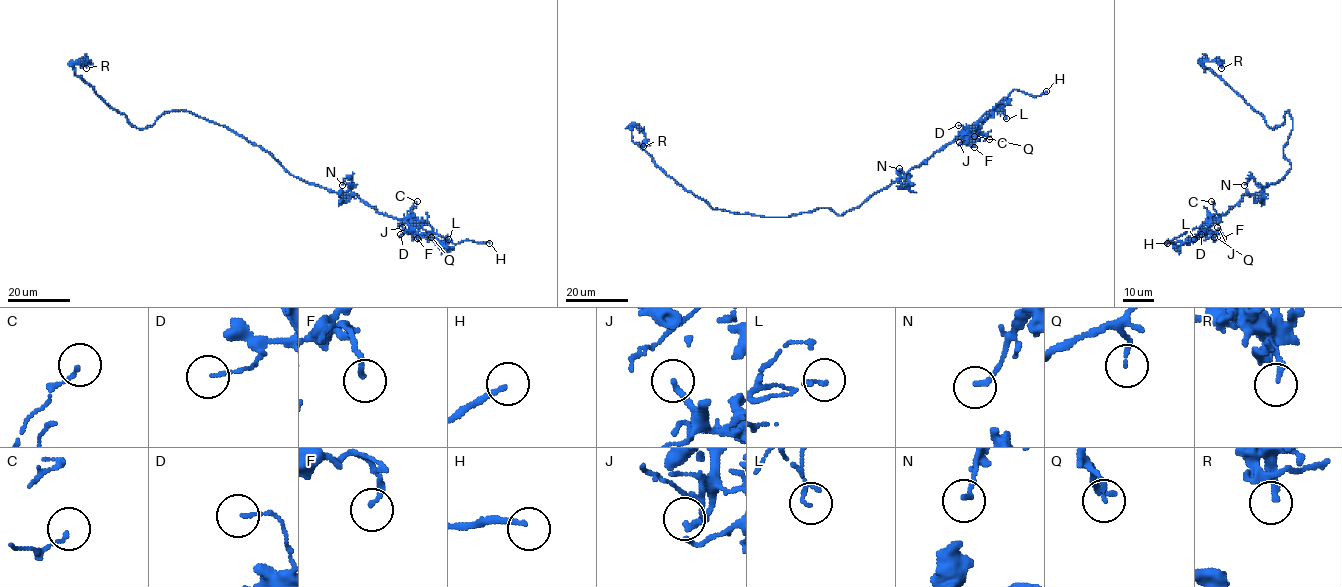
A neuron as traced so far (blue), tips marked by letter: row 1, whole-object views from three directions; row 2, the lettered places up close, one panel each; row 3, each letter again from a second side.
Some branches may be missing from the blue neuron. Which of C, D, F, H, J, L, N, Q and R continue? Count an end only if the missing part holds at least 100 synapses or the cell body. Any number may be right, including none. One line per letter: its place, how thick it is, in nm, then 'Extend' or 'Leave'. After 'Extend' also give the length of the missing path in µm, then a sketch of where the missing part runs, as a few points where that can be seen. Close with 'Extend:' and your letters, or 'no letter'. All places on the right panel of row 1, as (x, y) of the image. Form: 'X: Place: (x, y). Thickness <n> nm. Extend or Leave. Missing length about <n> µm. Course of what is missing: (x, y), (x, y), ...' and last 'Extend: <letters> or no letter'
C: Place: (1211, 201). Thickness 110 nm. Leave
D: Place: (1201, 234). Thickness 100 nm. Leave
F: Place: (1223, 238). Thickness 160 nm. Leave
H: Place: (1167, 243). Thickness 160 nm. Extend. Missing length about 25 µm. Course of what is missing: (1167, 243), (1162, 245), (1174, 243), (1185, 253)
J: Place: (1217, 227). Thickness 220 nm. Leave
L: Place: (1194, 239). Thickness 70 nm. Leave
N: Place: (1244, 185). Thickness 140 nm. Leave
Q: Place: (1214, 237). Thickness 140 nm. Leave
R: Place: (1221, 68). Thickness 190 nm. Leave
Extend: H

